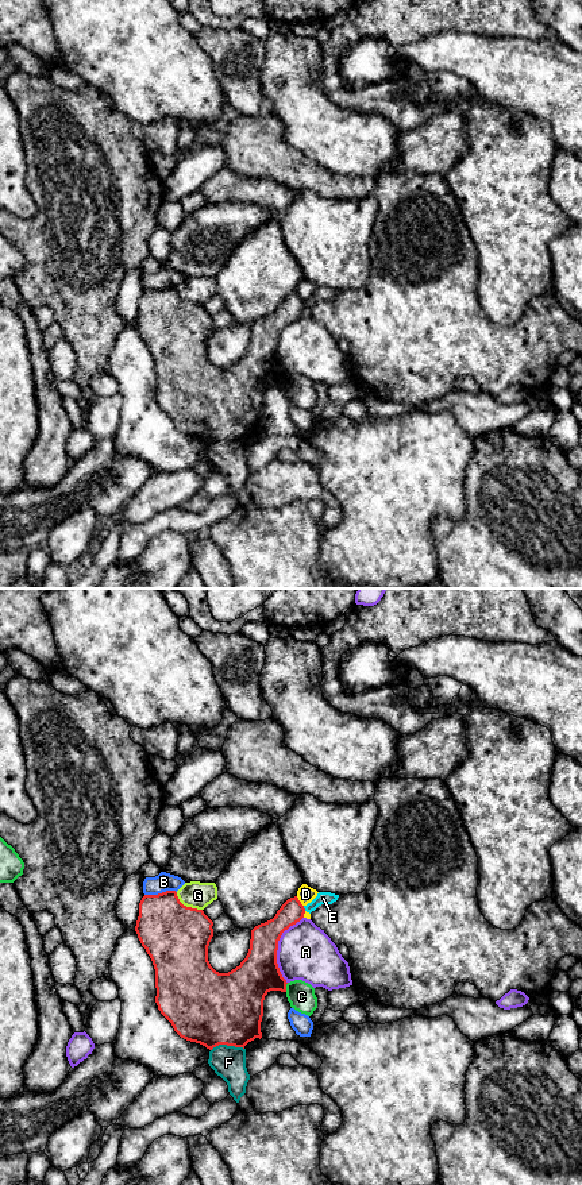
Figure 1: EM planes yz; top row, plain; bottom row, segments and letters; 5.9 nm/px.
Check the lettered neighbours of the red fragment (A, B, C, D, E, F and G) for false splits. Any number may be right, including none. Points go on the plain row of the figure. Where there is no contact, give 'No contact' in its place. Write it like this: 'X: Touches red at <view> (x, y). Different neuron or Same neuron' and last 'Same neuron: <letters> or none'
A: Touches red at yz (277, 343). Different neuron
B: Touches red at yz (160, 289). Different neuron
C: Touches red at yz (285, 382). Different neuron
D: Touches red at yz (300, 297). Different neuron
E: Touches red at yz (304, 304). Different neuron
F: Touches red at yz (227, 440). Different neuron
G: Touches red at yz (185, 301). Different neuron
Same neuron: none

